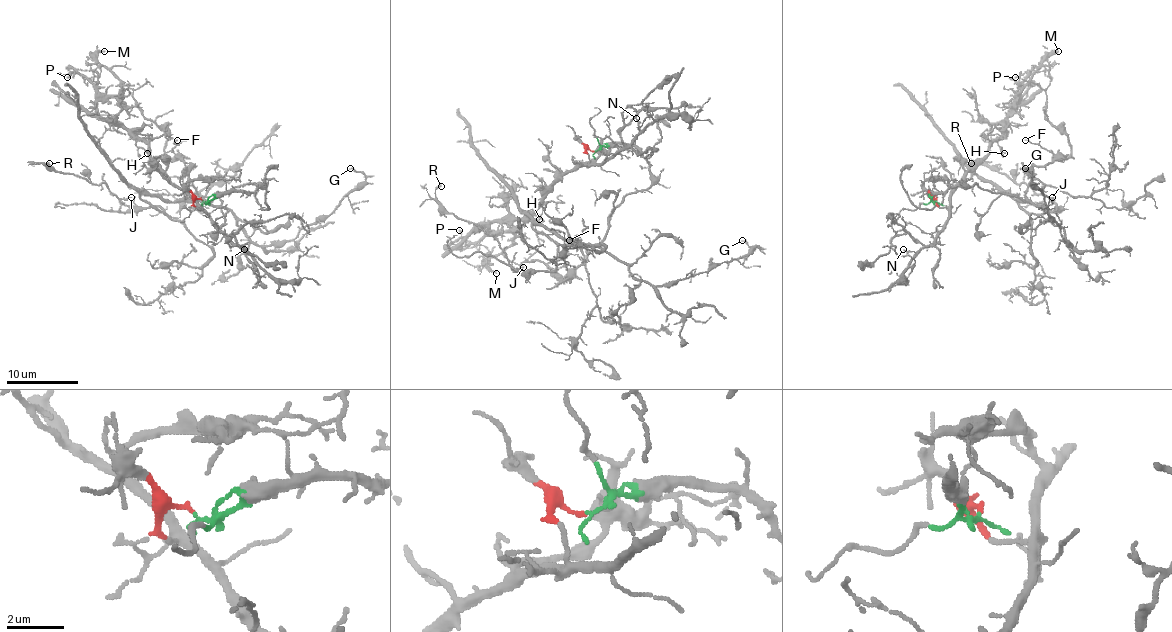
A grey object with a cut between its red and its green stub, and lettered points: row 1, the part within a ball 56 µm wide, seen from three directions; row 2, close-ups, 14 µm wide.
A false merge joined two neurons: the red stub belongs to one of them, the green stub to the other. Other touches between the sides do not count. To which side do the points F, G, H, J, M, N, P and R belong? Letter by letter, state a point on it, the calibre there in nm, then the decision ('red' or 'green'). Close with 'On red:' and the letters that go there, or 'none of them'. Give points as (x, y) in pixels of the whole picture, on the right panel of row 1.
F: (1025, 140) | 110 nm | green
G: (1025, 168) | 150 nm | green
H: (1004, 153) | 120 nm | red
J: (1052, 197) | 130 nm | green
M: (1058, 51) | 200 nm | red
N: (903, 249) | 110 nm | red
P: (1015, 77) | 130 nm | red
R: (971, 163) | 160 nm | green
On red: H, M, N, P

